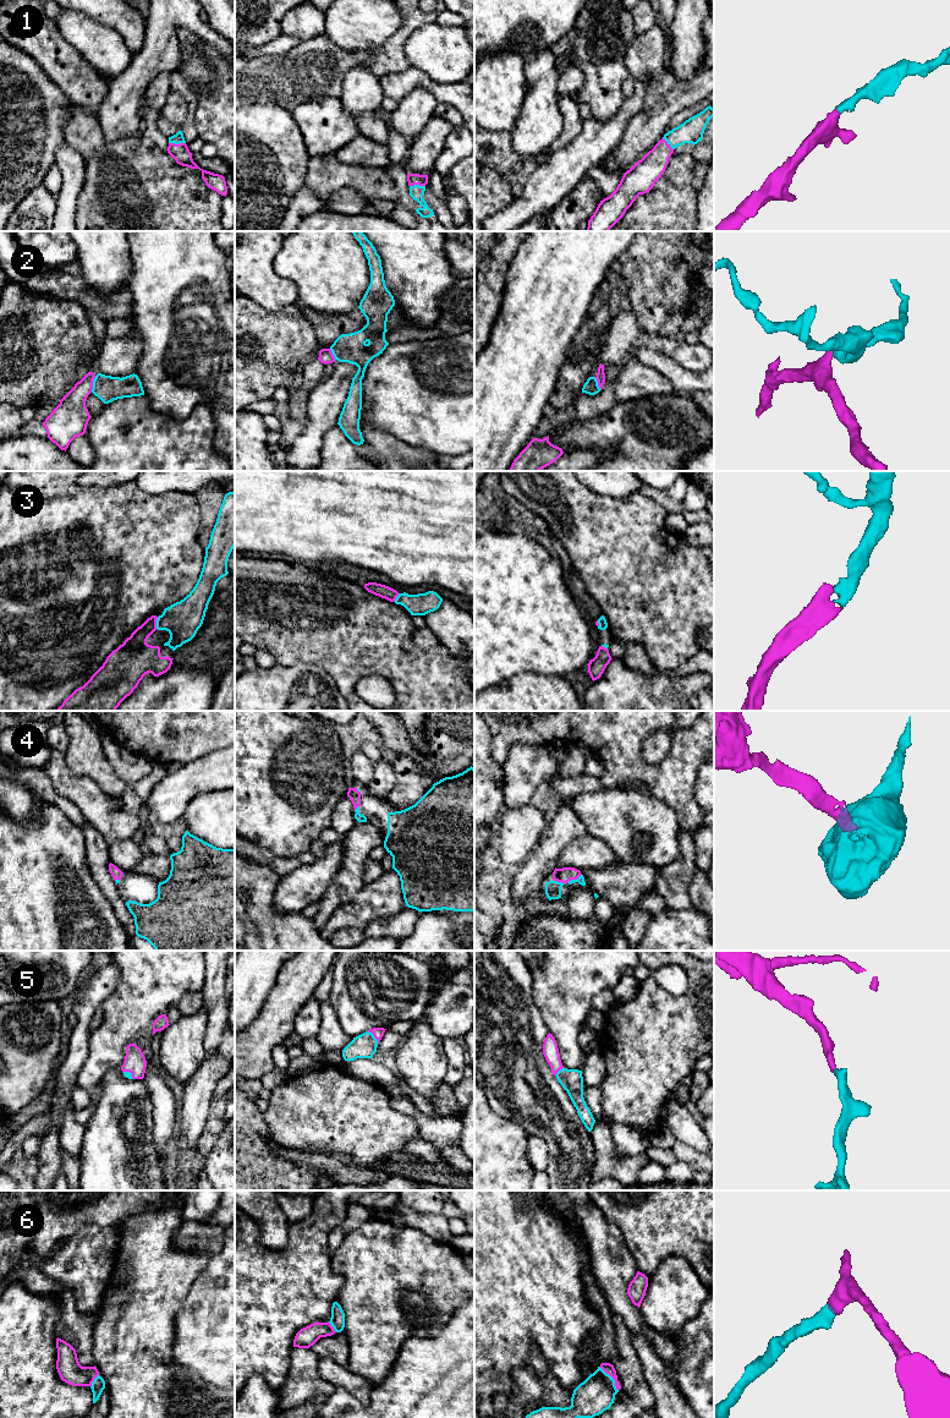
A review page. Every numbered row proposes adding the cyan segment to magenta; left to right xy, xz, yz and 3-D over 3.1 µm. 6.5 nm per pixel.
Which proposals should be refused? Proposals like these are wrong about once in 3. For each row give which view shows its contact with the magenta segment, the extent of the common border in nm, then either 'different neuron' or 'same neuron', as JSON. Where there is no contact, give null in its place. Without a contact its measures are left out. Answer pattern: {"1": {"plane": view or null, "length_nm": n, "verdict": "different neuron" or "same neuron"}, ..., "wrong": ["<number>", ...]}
{"1": {"plane": "xy", "length_nm": 110, "verdict": "same neuron"}, "2": {"plane": "xy", "length_nm": 120, "verdict": "different neuron"}, "3": {"plane": "xy", "length_nm": 80, "verdict": "same neuron"}, "4": {"plane": "yz", "length_nm": 110, "verdict": "same neuron"}, "5": {"plane": "xz", "length_nm": 110, "verdict": "same neuron"}, "6": {"plane": "yz", "length_nm": 200, "verdict": "same neuron"}, "wrong": ["2"]}

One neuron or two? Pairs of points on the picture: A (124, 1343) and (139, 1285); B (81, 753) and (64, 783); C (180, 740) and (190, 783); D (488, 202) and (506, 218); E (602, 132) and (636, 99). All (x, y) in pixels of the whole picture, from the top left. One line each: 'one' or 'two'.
A: one
B: two
C: two
D: two
E: one

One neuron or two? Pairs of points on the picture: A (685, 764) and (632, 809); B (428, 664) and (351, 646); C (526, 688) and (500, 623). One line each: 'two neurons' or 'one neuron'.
A: two neurons
B: one neuron
C: two neurons

